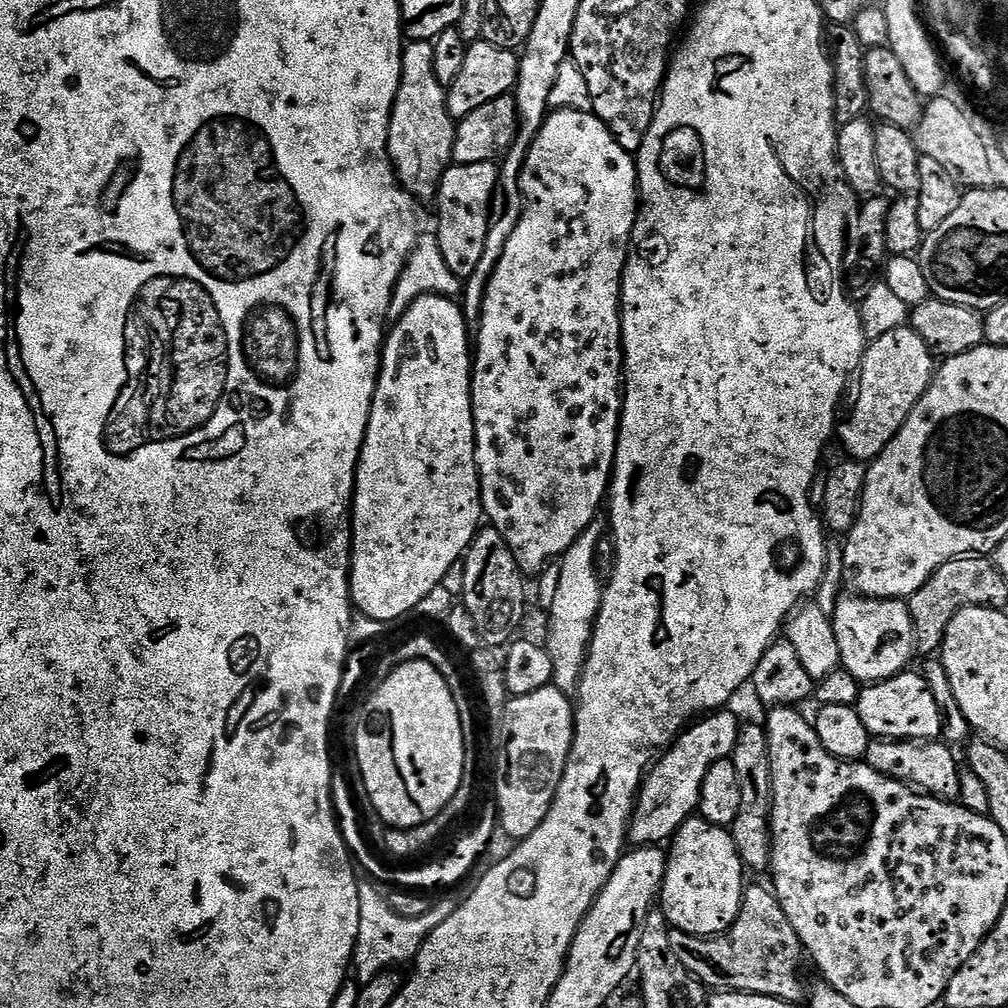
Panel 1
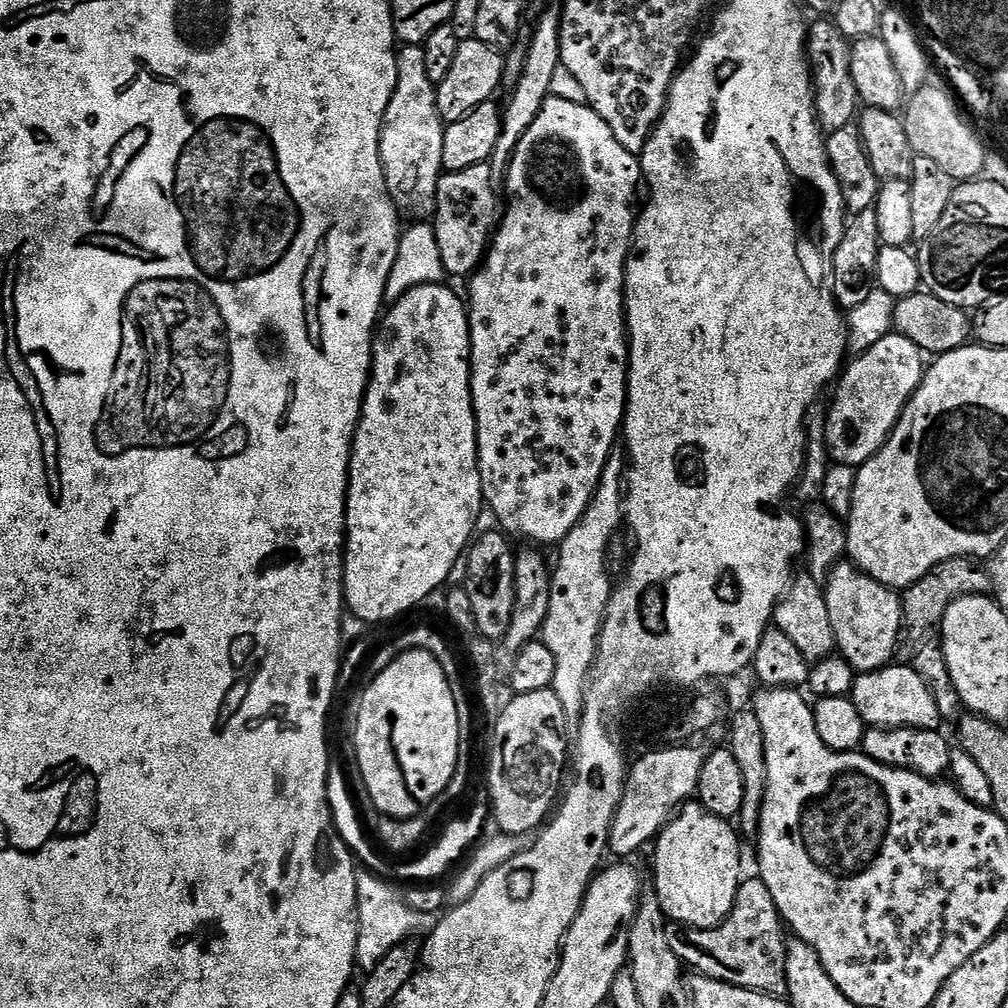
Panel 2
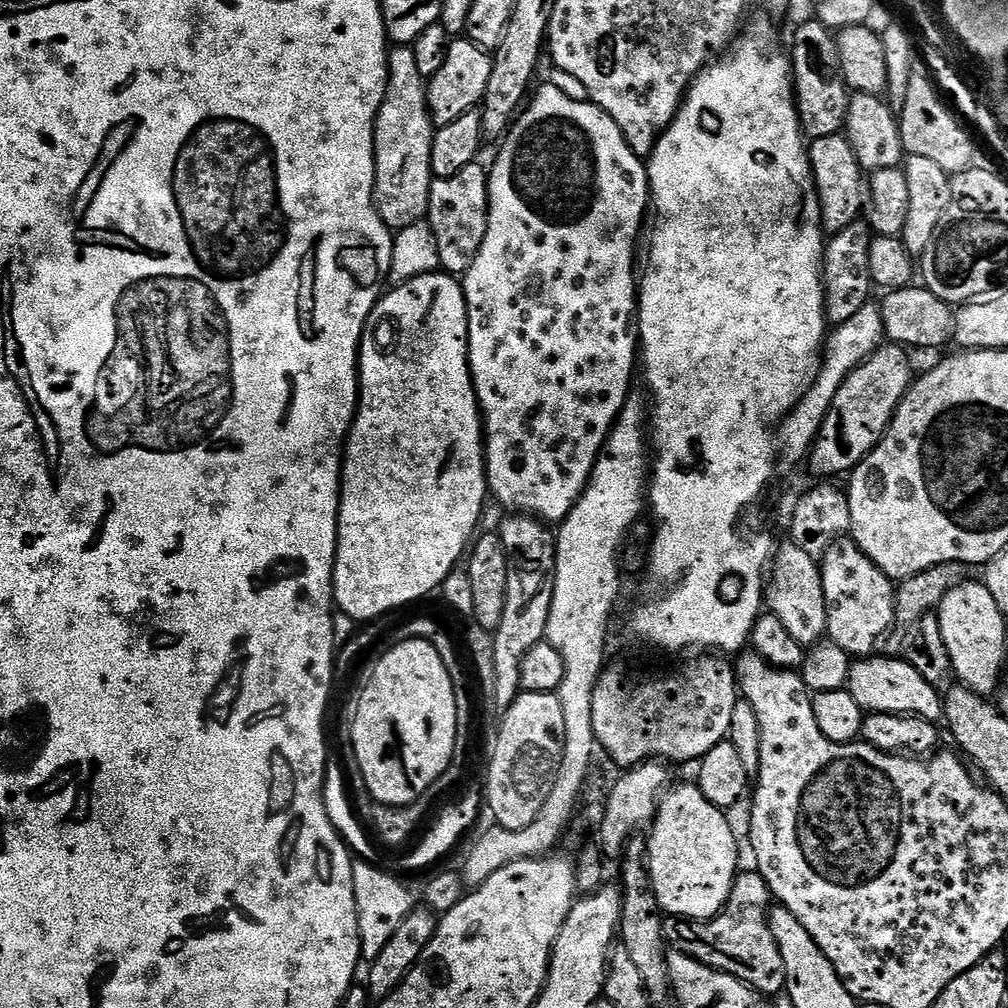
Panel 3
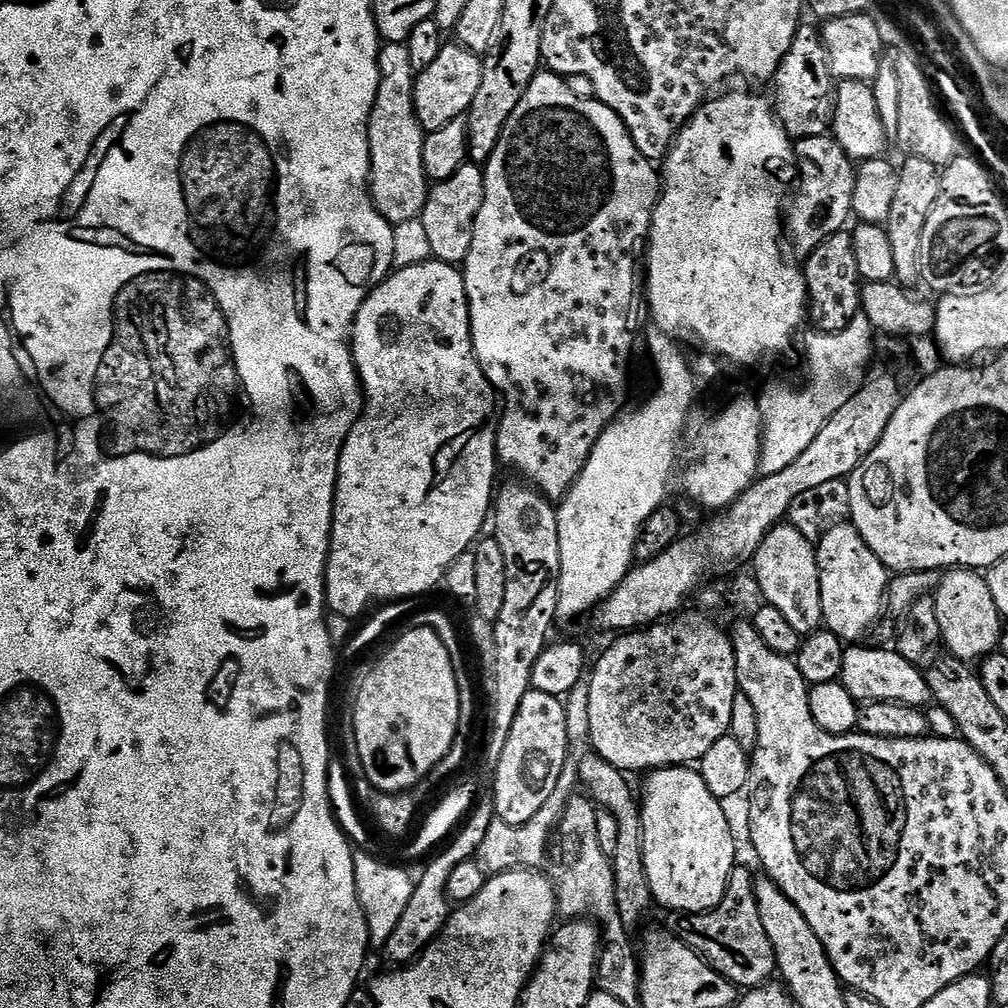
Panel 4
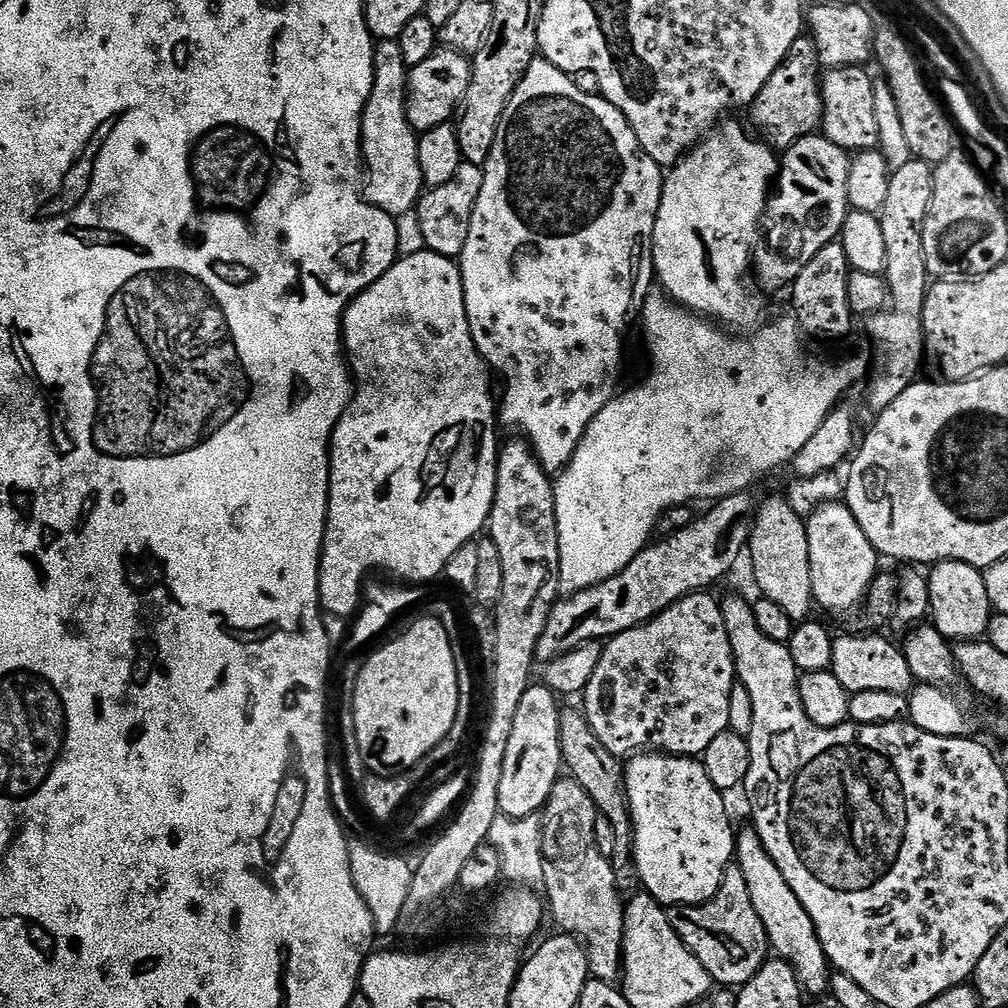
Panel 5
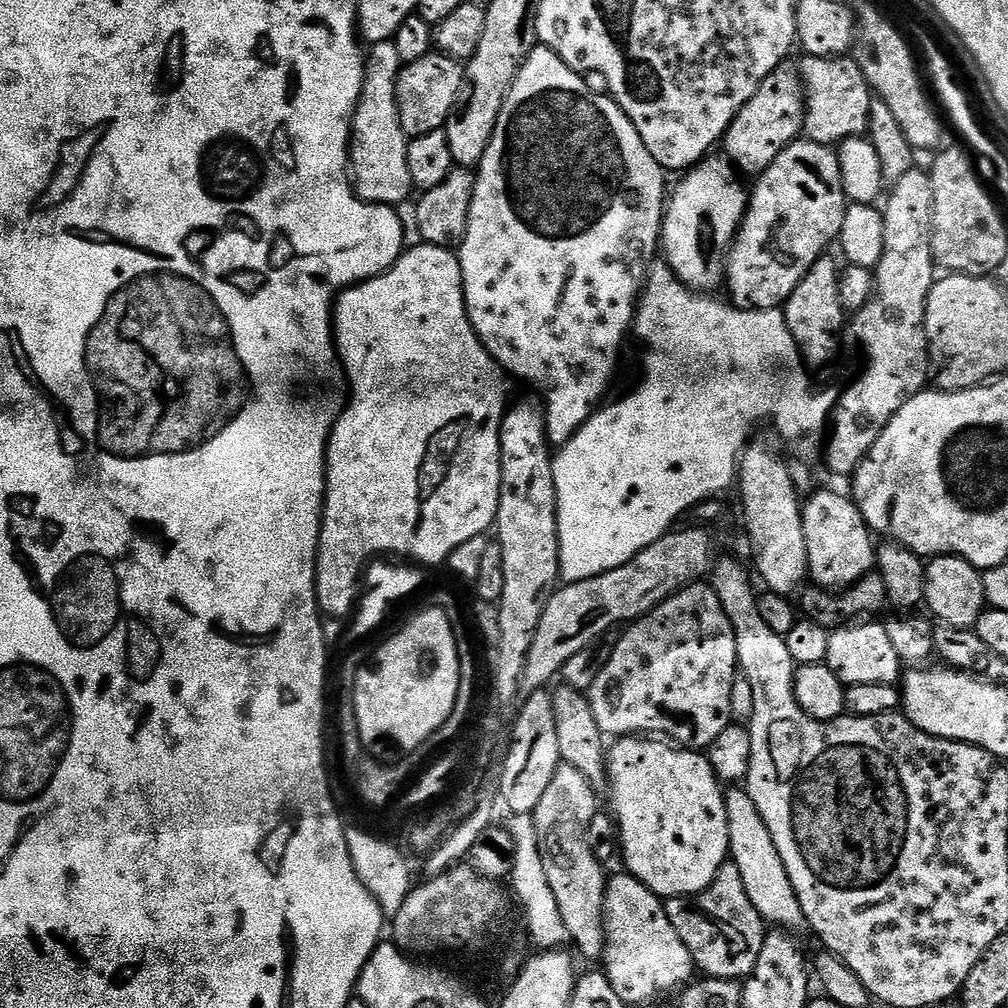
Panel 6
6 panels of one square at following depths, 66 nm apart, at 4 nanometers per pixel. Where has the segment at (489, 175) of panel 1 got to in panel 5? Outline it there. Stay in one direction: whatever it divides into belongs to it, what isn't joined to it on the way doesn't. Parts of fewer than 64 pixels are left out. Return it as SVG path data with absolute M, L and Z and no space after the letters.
M462 162L450 182L437 188L428 188L421 195L414 211L422 226L422 238L427 251L459 258L466 246L466 238L470 238L470 218L474 218L474 206L478 202L478 194L482 194L483 177L481 165Z

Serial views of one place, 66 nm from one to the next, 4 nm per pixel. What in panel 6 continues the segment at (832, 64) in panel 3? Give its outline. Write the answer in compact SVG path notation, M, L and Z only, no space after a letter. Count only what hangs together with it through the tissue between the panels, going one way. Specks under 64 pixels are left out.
M788 62L780 63L764 79L762 86L758 86L754 98L750 98L750 102L738 110L734 122L724 131L723 155L739 171L741 168L753 174L765 172L770 162L774 162L774 158L778 158L778 154L782 154L782 150L801 135L805 114L804 85L800 83L799 71L790 65Z

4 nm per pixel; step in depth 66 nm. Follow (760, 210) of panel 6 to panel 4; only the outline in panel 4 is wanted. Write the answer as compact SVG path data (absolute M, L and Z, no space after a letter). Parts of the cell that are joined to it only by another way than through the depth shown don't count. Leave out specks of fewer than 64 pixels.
M825 134L795 141L796 167L798 169L798 191L794 199L786 208L786 240L792 243L794 251L800 258L806 258L826 238L830 238L835 232L845 231L847 220L852 216L852 203L854 202L854 184L856 182L856 168L854 161L848 157L846 150L831 135Z

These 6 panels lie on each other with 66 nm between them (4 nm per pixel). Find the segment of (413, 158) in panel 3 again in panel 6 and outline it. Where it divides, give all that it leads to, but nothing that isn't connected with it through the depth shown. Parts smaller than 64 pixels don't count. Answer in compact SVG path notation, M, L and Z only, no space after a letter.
M391 40L371 45L364 62L364 85L360 104L352 115L352 139L350 141L350 179L354 191L367 204L399 206L413 195L410 168L406 166L406 150L410 137L402 130L396 83L402 65L398 48Z

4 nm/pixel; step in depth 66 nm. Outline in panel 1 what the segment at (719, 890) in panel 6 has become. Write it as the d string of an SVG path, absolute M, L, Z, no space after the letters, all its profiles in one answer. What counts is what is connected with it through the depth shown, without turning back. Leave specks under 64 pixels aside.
M749 883L744 889L742 906L738 918L720 936L691 936L682 930L672 928L670 947L674 954L690 970L701 984L712 990L731 990L733 992L753 992L770 998L778 998L799 1005L806 996L806 984L800 981L800 956L805 955L798 934L794 934L794 926L790 926L790 918L786 918L786 910L778 902L775 891L771 887L763 888L760 884Z

